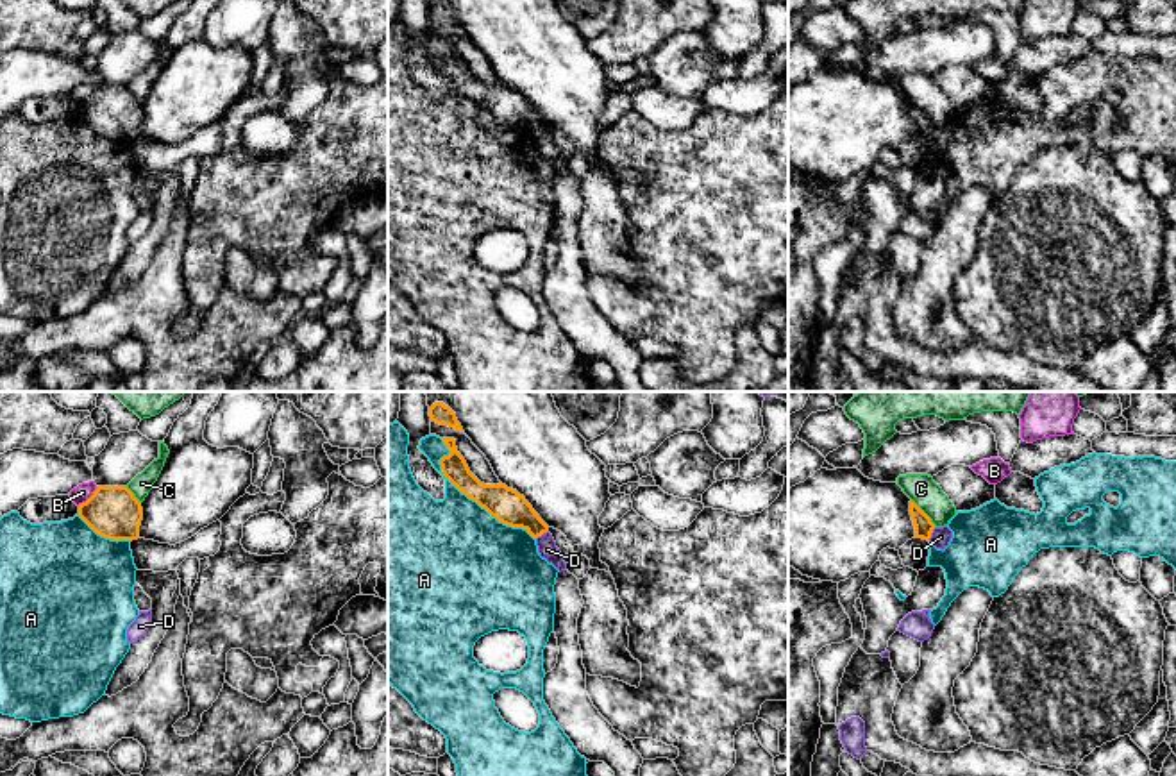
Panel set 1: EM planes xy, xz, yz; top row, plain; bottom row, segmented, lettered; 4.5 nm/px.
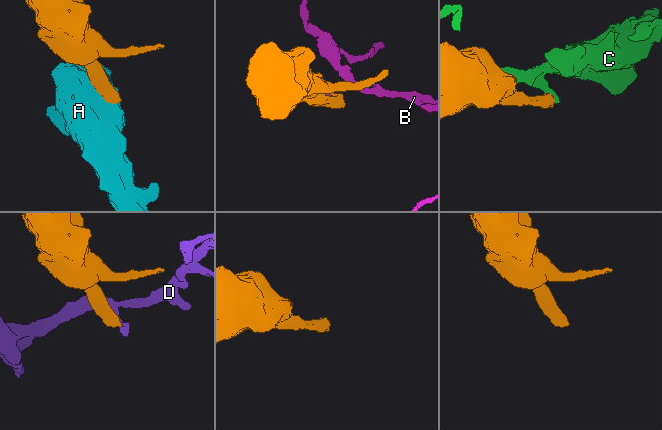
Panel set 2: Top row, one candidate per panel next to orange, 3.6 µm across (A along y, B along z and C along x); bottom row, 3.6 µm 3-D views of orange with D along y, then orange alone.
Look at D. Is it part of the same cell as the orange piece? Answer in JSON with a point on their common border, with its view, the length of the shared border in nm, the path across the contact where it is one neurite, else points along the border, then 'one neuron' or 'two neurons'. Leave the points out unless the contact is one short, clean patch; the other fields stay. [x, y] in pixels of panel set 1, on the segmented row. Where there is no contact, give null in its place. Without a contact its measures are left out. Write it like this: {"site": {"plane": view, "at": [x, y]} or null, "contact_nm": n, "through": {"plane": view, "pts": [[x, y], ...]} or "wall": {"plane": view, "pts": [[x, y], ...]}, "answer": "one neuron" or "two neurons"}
{"site": {"plane": "yz", "at": [930, 535]}, "contact_nm": 70, "wall": {"plane": "yz", "pts": [[935, 528], [928, 540]]}, "answer": "two neurons"}

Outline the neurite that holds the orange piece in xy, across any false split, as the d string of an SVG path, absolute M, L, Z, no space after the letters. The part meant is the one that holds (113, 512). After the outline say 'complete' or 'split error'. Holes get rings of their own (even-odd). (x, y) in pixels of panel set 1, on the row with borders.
M97 486L93 495L79 504L79 517L100 536L109 540L138 540L143 520L141 502L127 486Z; complete

